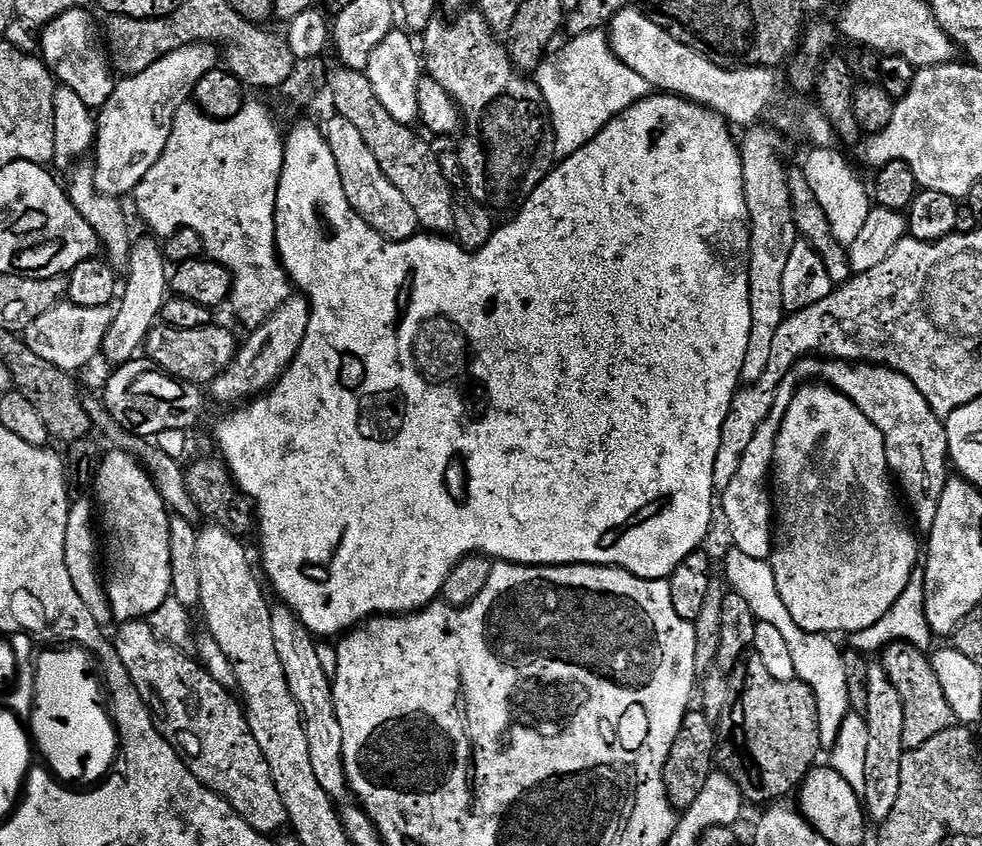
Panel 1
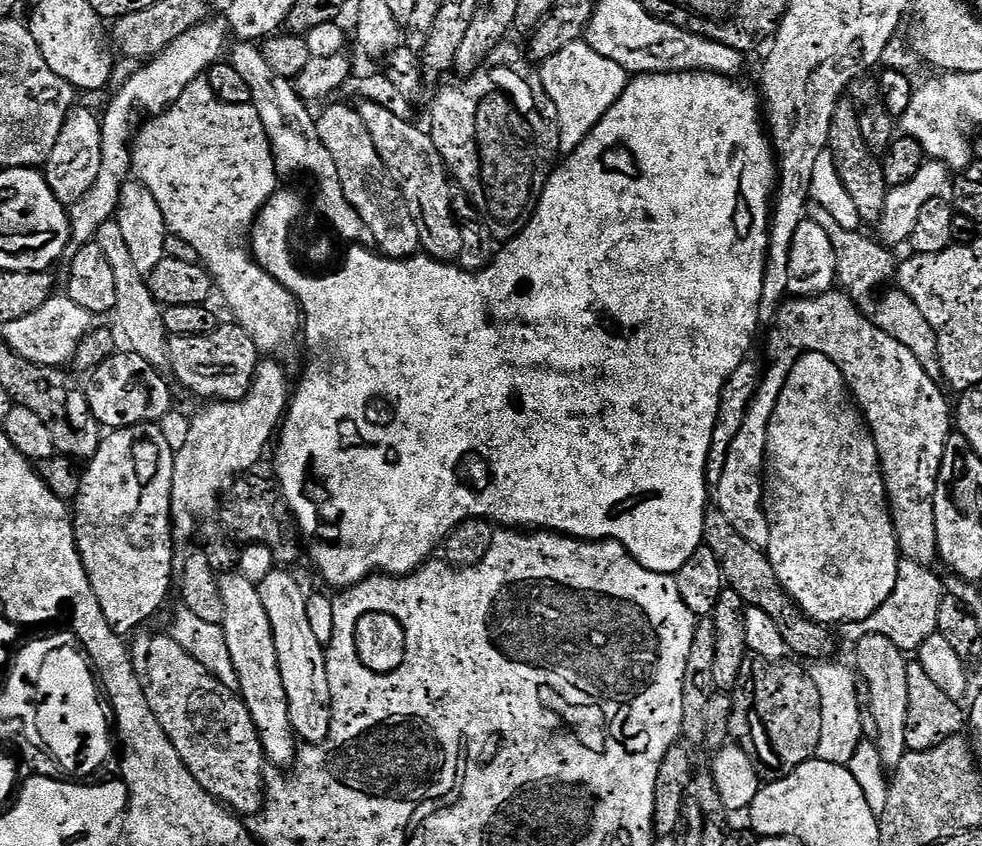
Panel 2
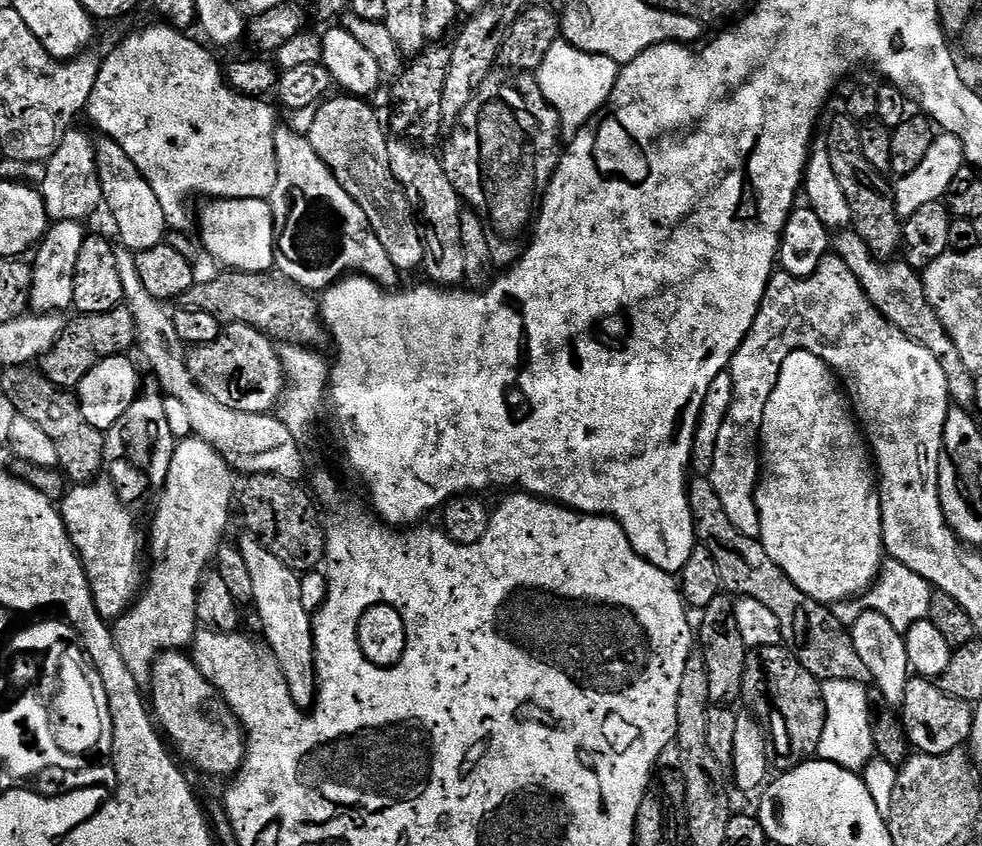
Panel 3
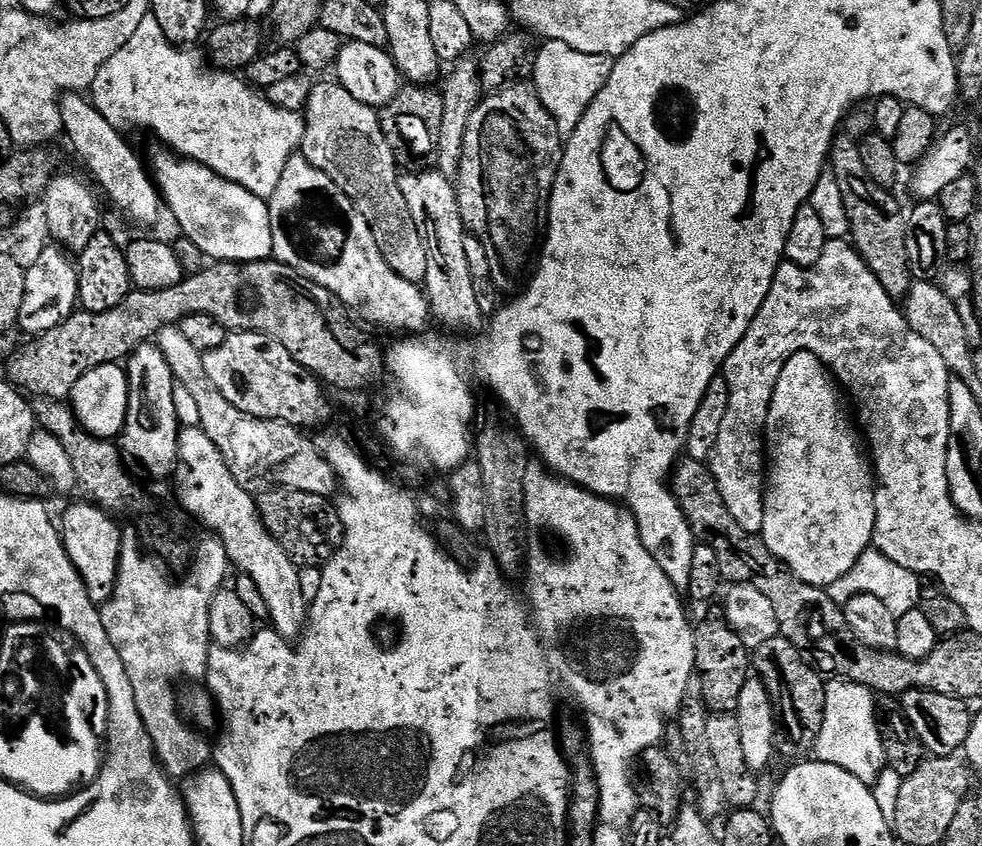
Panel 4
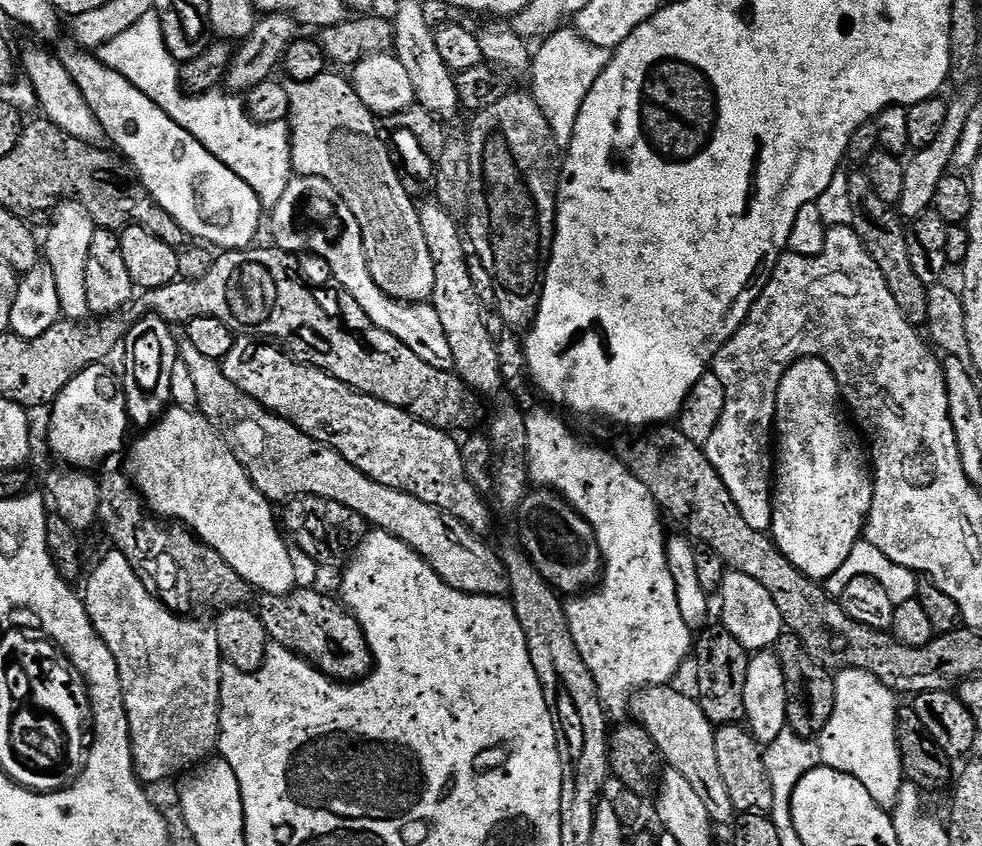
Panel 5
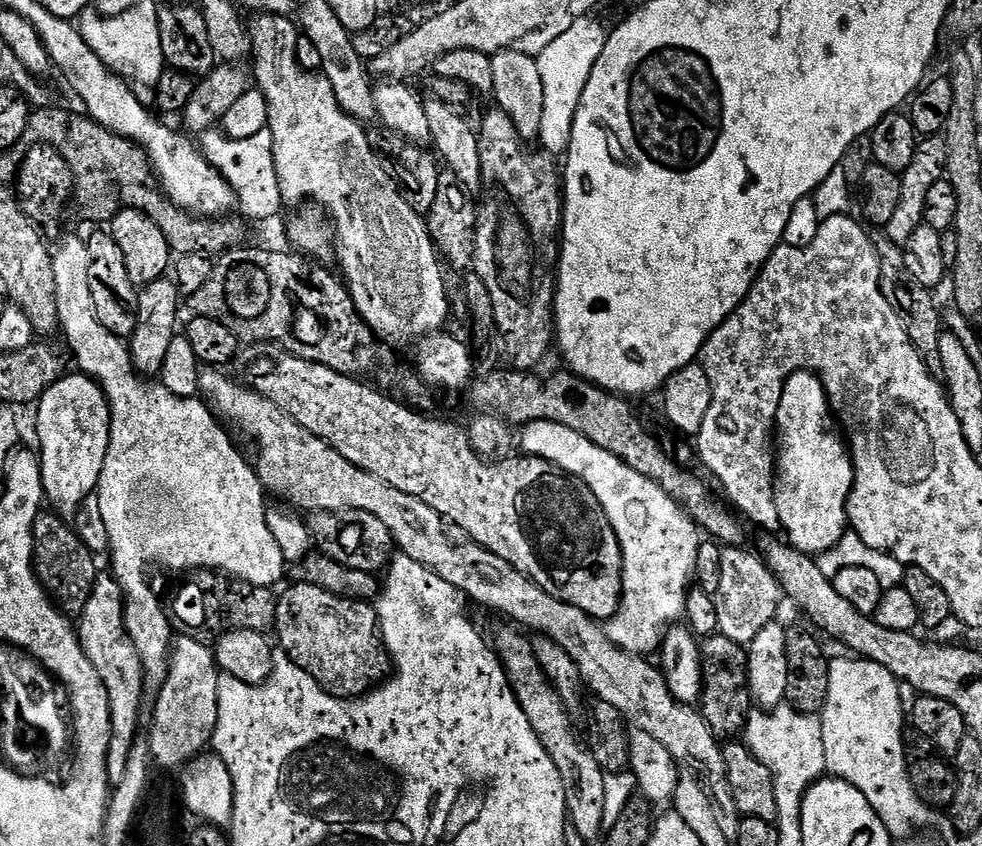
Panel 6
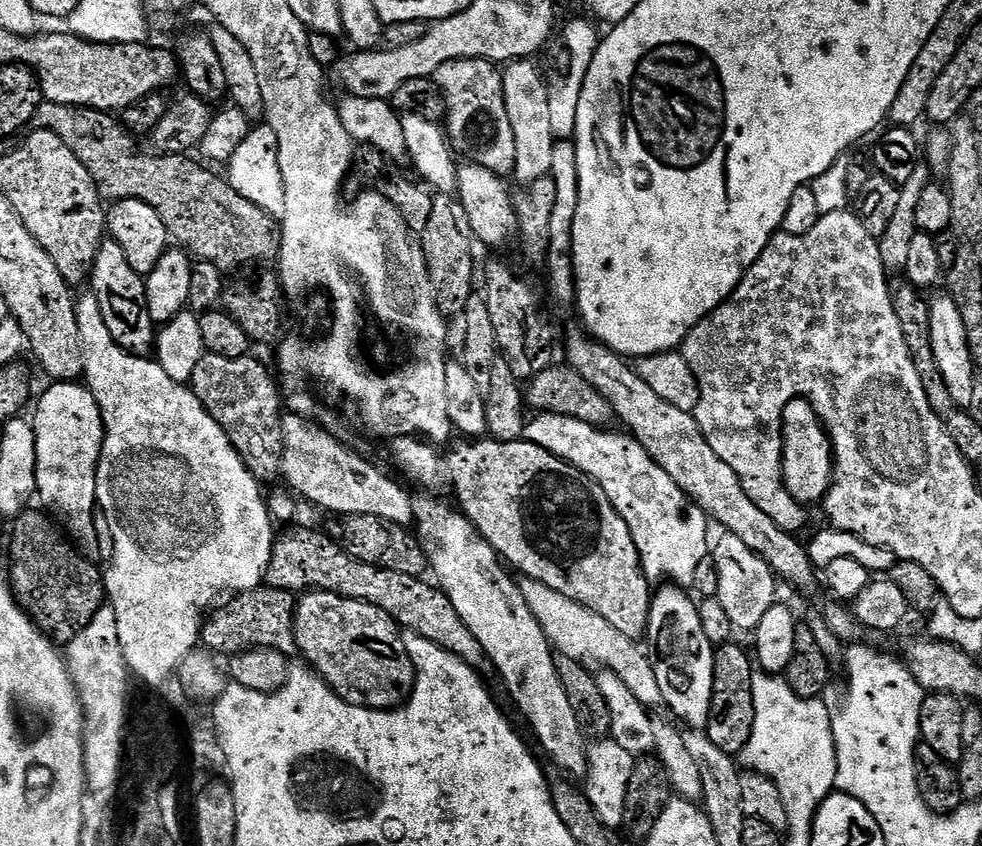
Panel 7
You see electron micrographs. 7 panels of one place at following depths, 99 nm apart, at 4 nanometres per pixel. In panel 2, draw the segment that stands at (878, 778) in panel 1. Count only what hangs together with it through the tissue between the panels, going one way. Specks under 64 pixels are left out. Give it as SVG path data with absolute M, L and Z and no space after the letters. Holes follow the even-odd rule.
M867 635L855 643L855 669L861 679L870 686L870 698L873 703L873 715L877 721L879 737L875 740L881 762L885 769L896 769L907 753L906 719L909 717L909 695L907 693L908 660L905 653L881 635Z

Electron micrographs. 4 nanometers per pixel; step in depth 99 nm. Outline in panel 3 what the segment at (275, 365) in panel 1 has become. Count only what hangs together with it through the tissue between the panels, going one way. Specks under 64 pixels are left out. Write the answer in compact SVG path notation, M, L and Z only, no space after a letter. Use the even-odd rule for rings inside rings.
M189 438L181 439L177 443L170 462L170 470L166 474L166 482L155 501L157 504L152 512L152 529L149 532L147 529L146 532L146 544L150 549L150 556L152 552L152 564L150 560L150 571L147 573L146 583L132 607L114 621L112 628L118 654L122 654L122 662L126 662L130 674L140 678L151 677L152 666L163 652L187 649L192 639L196 637L198 631L196 603L200 586L204 582L210 565L216 559L216 552L220 545L225 543L224 531L228 528L230 508L231 506L233 508L234 497L238 492L236 479L238 476L232 465L204 440Z

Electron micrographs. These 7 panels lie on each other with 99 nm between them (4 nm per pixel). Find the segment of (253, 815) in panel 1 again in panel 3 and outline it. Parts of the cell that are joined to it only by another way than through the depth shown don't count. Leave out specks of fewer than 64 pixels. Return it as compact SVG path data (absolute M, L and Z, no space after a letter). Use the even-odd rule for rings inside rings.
M180 650L163 652L152 666L150 683L150 706L155 715L169 720L180 732L192 728L192 748L185 750L185 758L208 776L235 776L244 764L244 728L221 692L198 670L191 655Z

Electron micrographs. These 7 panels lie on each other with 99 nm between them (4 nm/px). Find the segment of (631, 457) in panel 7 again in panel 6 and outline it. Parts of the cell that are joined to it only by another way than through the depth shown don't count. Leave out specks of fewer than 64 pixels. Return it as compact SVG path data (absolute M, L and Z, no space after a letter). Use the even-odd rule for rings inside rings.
M535 420L523 425L518 432L518 444L527 455L542 458L575 476L598 498L618 538L623 558L620 606L605 623L605 633L624 652L643 656L655 653L663 645L667 629L683 617L688 580L690 584L702 543L700 529L668 497L666 490L638 474L638 470L630 470L626 462L602 450L602 446L594 446L594 442L558 422Z

